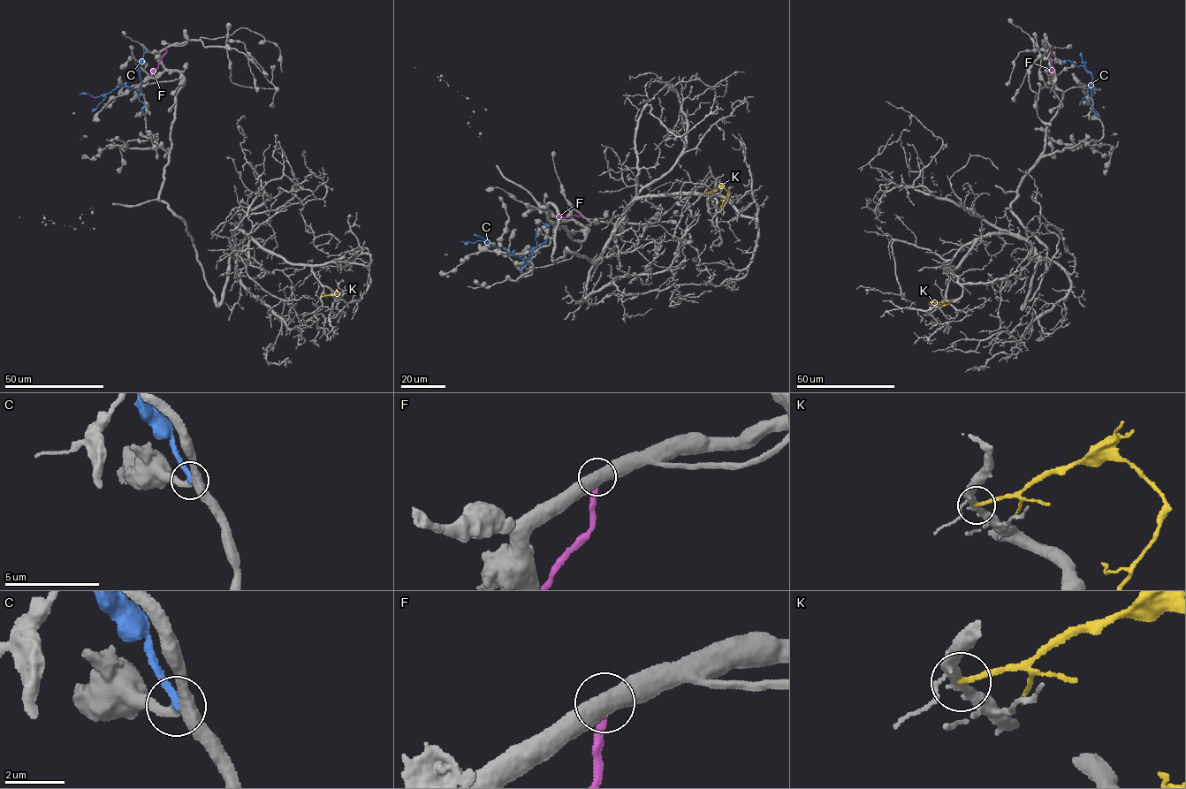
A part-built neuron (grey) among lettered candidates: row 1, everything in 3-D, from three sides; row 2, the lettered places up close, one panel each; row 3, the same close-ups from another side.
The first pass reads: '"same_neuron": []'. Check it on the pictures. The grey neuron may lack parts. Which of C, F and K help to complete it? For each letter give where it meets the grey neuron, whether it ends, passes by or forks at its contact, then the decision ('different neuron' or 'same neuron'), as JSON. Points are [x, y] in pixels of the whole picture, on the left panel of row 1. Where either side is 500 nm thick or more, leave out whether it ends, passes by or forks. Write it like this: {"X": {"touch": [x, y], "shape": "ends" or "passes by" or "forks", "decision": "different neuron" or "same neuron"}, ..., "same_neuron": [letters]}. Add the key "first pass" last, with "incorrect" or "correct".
{"C": {"touch": [144, 114], "shape": "ends", "decision": "different neuron"}, "F": {"touch": [167, 47], "decision": "different neuron"}, "K": {"touch": [321, 297], "shape": "ends", "decision": "different neuron"}, "same_neuron": [], "first pass": "correct"}

